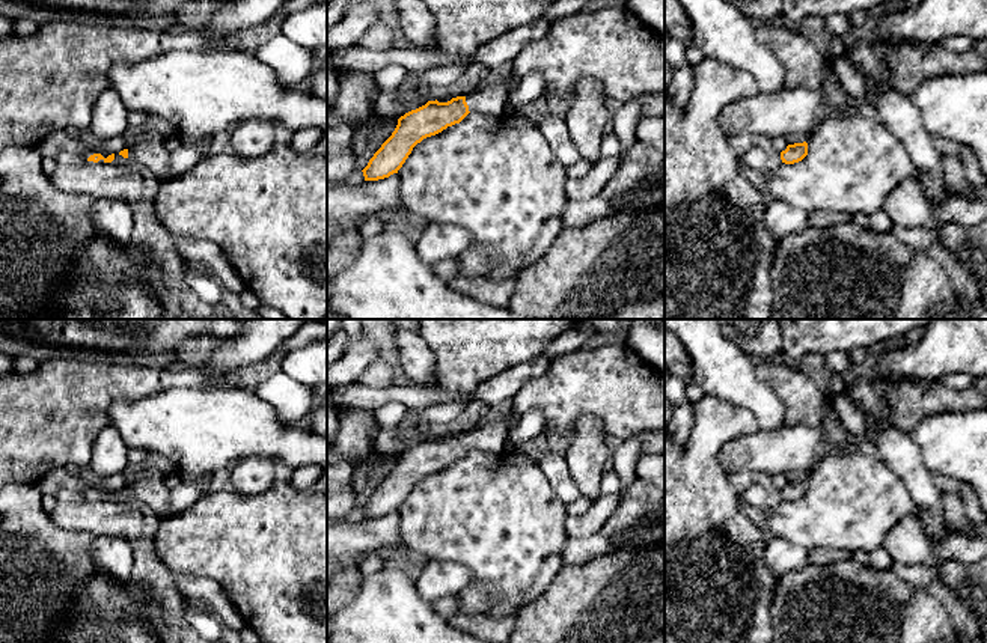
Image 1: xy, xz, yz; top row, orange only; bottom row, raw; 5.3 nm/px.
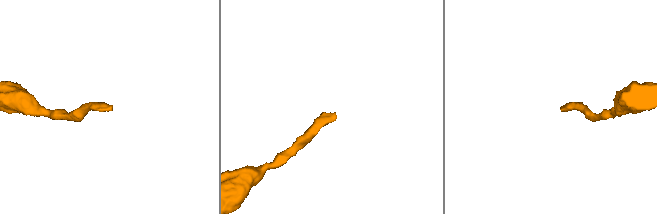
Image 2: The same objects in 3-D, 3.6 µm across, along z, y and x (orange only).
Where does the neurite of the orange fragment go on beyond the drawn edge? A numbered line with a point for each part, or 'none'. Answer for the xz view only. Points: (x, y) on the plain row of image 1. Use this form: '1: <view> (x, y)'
1: xz (490, 435)

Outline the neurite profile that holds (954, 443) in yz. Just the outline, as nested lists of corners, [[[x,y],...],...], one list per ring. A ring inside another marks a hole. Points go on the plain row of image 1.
[[[987,408],[928,416],[909,435],[924,465],[969,483],[987,515]]]

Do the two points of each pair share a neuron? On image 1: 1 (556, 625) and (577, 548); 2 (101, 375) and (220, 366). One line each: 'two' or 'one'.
1: two
2: two

